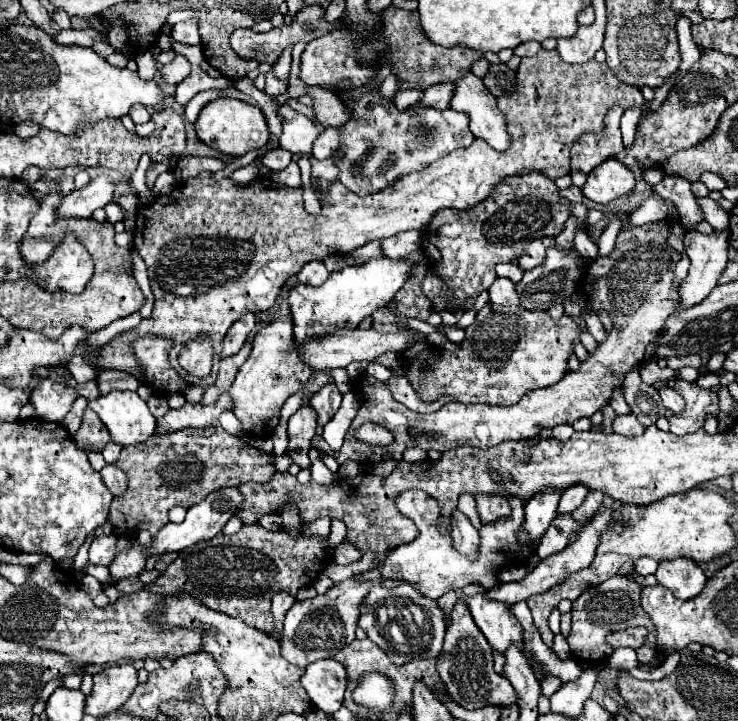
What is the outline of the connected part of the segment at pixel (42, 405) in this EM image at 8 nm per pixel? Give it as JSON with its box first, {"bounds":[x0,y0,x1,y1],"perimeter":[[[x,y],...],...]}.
{"bounds":[30,377,100,423],"perimeter":[[[46,377],[32,391],[30,403],[34,405],[36,415],[42,421],[60,423],[66,417],[66,413],[70,411],[76,397],[84,397],[88,401],[98,399],[100,393],[98,393],[96,381],[88,381],[88,383],[78,385],[78,387],[64,387],[62,383],[56,383],[56,381]]]}

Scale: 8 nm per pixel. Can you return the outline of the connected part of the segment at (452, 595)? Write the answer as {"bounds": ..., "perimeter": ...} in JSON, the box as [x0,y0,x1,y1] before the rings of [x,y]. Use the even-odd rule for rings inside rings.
{"bounds":[438,591,459,626],"perimeter":[[[449,591],[448,593],[444,594],[440,599],[438,599],[438,605],[444,611],[446,615],[446,624],[447,626],[450,624],[450,615],[452,612],[452,608],[454,607],[455,603],[459,599],[459,593],[455,591]]]}

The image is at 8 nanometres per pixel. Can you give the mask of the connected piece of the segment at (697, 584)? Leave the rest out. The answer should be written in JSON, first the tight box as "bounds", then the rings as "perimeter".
{"bounds":[656,557,706,599],"perimeter":[[[684,557],[674,561],[660,561],[656,579],[678,599],[694,599],[706,585],[706,575],[700,565]]]}

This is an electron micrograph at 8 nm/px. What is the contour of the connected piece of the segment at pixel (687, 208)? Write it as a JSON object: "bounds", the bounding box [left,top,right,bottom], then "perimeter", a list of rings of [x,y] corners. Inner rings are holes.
{"bounds":[652,175,702,231],"perimeter":[[[666,175],[658,185],[652,187],[652,191],[662,199],[672,199],[676,203],[680,219],[688,231],[692,231],[692,227],[702,221],[702,211],[696,205],[696,197],[690,191],[688,179],[680,175]]]}

